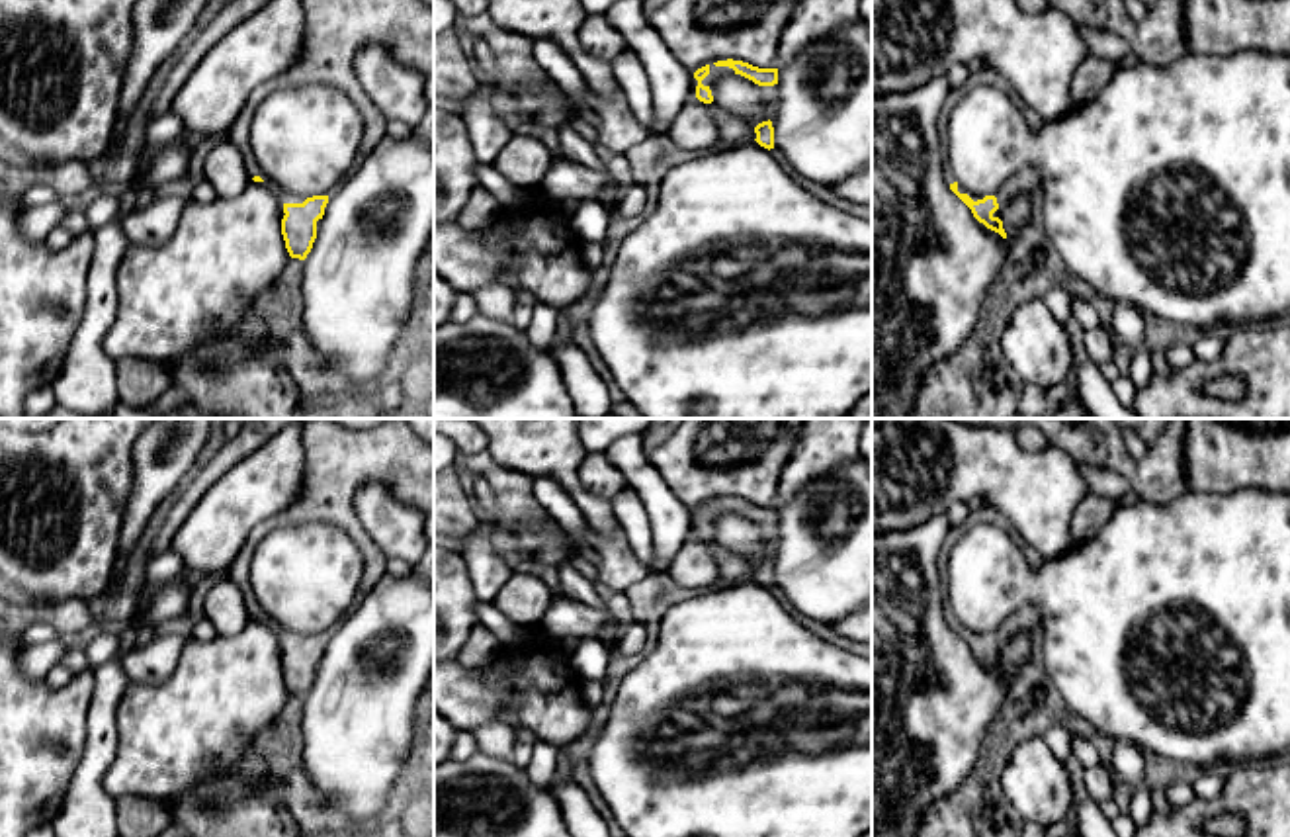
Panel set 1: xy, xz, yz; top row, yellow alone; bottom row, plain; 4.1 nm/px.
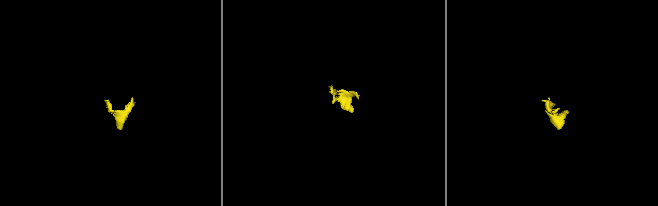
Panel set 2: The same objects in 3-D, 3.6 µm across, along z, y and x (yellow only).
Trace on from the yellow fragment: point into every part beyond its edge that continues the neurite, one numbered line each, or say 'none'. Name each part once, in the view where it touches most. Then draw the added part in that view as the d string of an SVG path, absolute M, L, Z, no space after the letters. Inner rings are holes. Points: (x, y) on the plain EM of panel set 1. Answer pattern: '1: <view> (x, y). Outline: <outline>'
1: xz (716, 511). Outline: M710 501L710 512L702 518L702 522L711 528L711 534L713 534L715 518L725 514L725 512L735 512L735 508L729 505L715 505L713 501Z

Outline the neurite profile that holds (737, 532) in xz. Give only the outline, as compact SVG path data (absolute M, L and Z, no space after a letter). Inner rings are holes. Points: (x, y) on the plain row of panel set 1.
M739 512L715 518L711 544L739 553L752 565L770 557L770 544L764 540L760 524Z

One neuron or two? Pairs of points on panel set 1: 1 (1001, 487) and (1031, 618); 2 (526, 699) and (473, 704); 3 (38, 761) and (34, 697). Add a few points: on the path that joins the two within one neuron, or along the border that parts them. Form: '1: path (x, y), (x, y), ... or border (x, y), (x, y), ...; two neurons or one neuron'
1: border (970, 505), (989, 503), (1040, 554); two neurons
2: path (513, 699), (487, 699); one neuron
3: path (34, 746), (34, 712); one neuron

